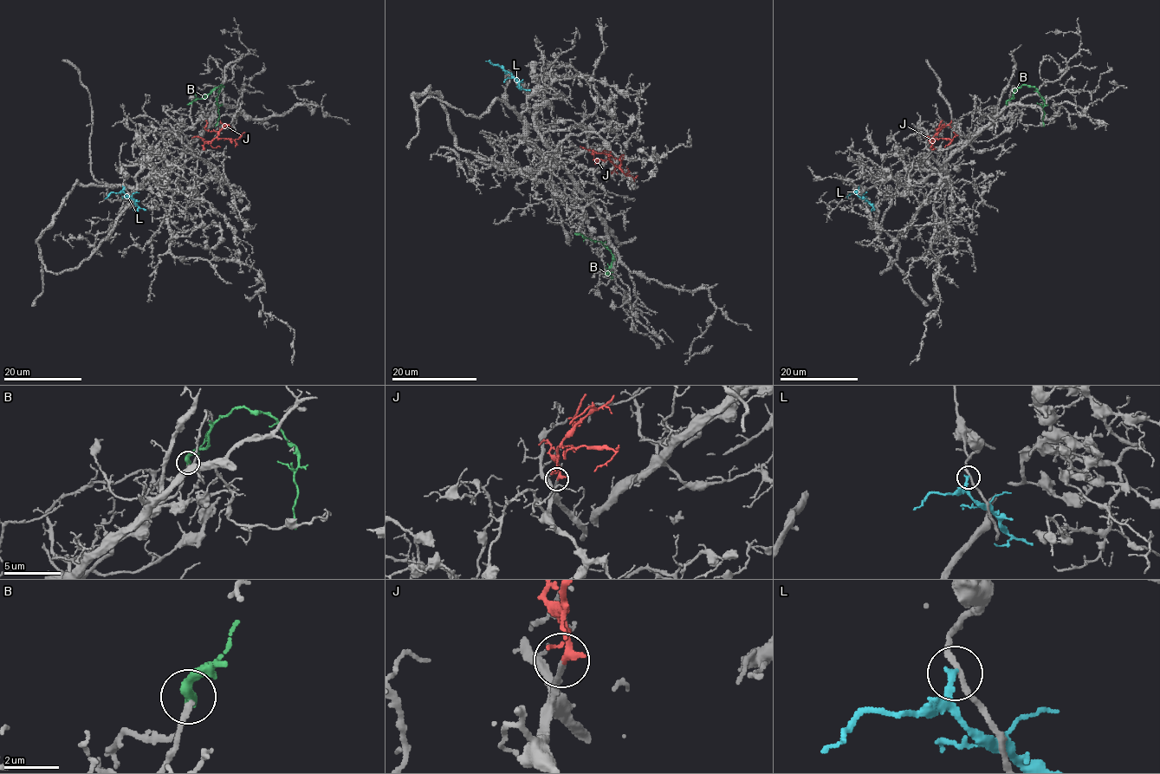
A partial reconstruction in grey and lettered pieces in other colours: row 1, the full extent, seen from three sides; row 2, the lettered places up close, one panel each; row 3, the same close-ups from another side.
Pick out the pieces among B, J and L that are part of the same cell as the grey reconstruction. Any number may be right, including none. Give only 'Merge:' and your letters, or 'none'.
Merge: J

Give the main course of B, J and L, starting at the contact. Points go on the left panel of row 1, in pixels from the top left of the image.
B: (191, 104), (222, 86), (217, 101), (219, 117), (214, 126)
J: (203, 150), (205, 143), (210, 143), (215, 138), (237, 139), (244, 132)
L: (124, 186), (126, 193), (145, 211)

